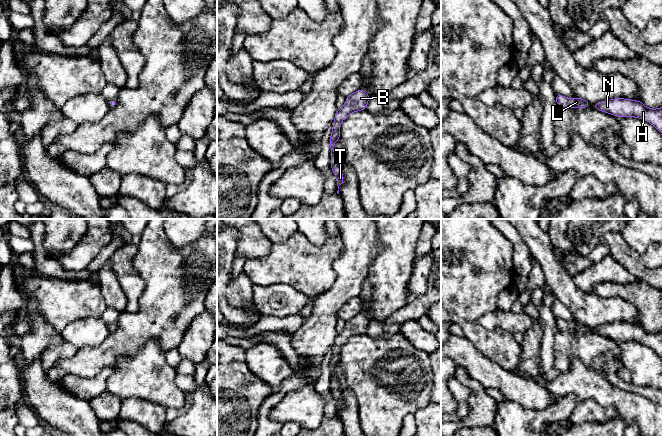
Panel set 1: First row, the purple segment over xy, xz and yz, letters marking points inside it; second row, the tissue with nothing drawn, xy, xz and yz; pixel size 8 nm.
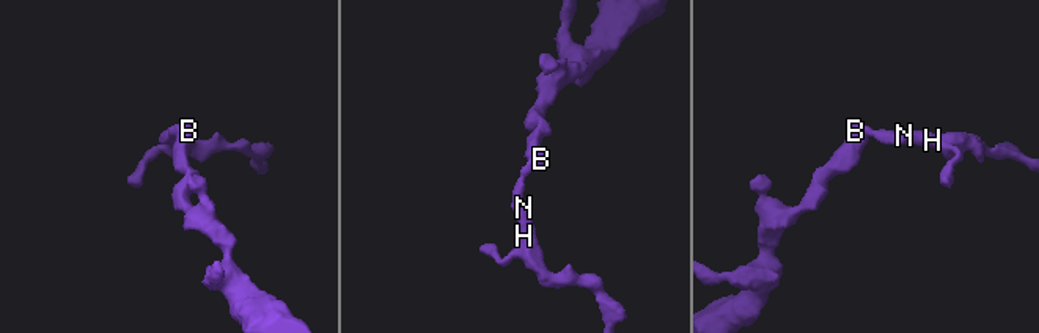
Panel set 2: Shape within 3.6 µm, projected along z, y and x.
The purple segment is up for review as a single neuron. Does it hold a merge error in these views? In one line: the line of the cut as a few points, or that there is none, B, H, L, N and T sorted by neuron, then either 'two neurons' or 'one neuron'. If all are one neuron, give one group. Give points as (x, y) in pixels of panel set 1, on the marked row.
no cut; B H L N T; one neuron

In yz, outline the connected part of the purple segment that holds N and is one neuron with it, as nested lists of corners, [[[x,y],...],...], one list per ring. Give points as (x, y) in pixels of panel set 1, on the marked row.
[[[616,98],[594,103],[593,107],[616,117],[636,117],[651,123],[662,134],[662,107],[647,108],[640,100]]]

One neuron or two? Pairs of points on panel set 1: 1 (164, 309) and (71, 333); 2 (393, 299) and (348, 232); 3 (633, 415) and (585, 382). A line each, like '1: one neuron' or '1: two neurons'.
1: two neurons
2: two neurons
3: one neuron

